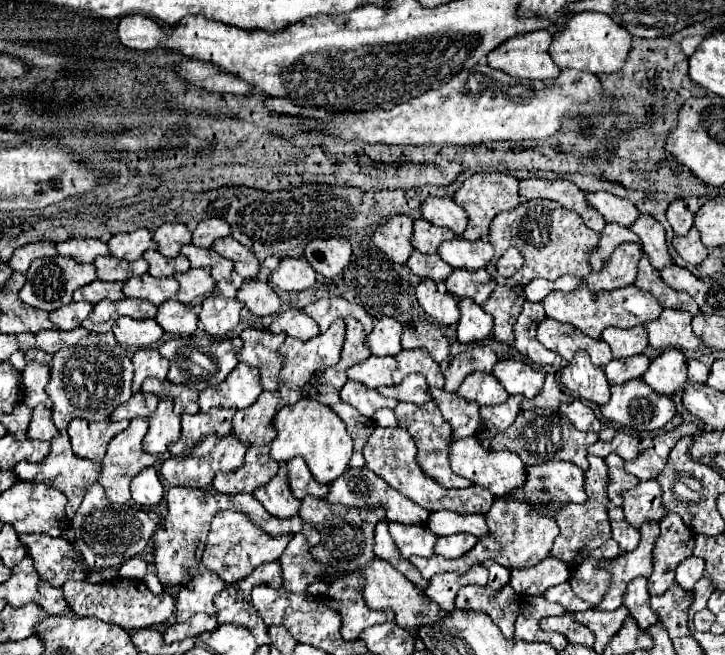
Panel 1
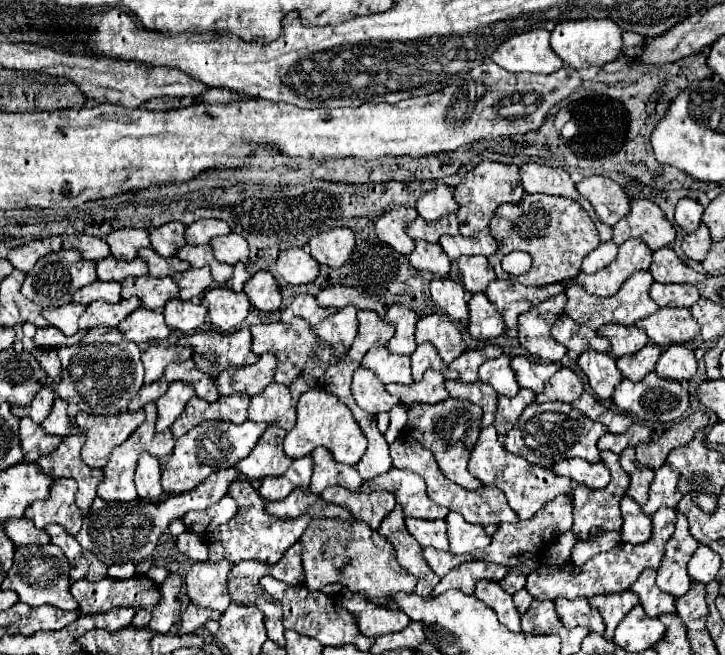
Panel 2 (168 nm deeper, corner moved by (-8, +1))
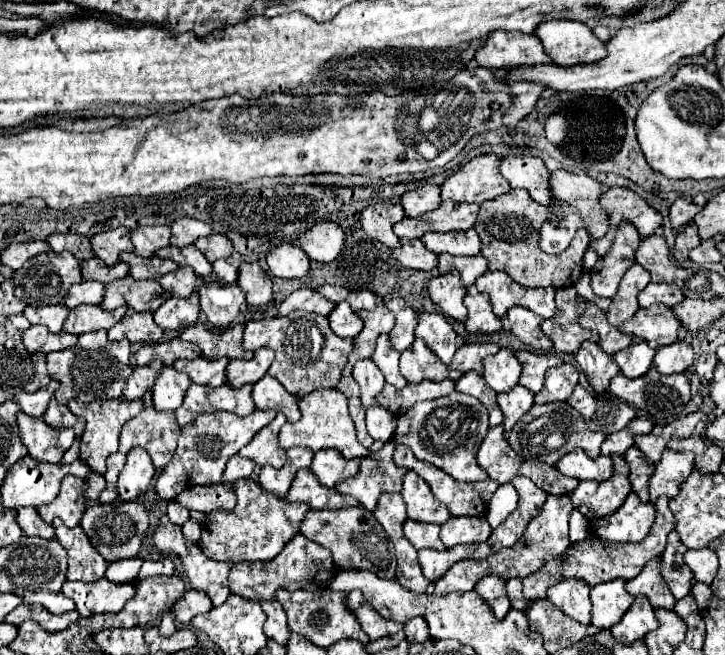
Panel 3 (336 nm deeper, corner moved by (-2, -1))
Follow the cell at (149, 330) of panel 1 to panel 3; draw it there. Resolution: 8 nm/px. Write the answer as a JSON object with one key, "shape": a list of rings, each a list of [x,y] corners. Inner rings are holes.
{"shape":[[[128,309],[126,315],[122,317],[122,321],[116,323],[116,325],[108,331],[108,339],[110,339],[110,341],[128,339],[130,343],[136,343],[136,341],[158,343],[160,337],[162,337],[162,333],[164,333],[164,331],[154,323],[152,313],[148,313],[148,311],[138,313],[138,311]]]}

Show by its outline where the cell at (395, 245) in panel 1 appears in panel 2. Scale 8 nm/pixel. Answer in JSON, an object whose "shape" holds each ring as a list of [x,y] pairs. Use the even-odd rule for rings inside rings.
{"shape":[[[396,207],[396,209],[384,213],[374,225],[378,239],[388,243],[400,255],[412,253],[414,239],[408,237],[406,227],[414,221],[416,215],[418,213],[414,207]]]}

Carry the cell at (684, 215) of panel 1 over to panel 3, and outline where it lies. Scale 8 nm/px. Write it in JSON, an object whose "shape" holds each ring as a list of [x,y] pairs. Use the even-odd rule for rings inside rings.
{"shape":[[[678,197],[672,207],[670,207],[670,223],[676,231],[684,231],[684,227],[694,219],[696,213],[700,213],[702,207],[694,205],[690,199],[686,197]]]}

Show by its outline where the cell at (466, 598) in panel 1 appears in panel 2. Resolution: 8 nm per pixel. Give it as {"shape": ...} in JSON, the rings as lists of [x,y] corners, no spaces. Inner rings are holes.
{"shape":[[[480,581],[476,585],[474,595],[484,601],[488,607],[492,607],[500,619],[502,625],[506,625],[510,631],[522,631],[520,627],[520,613],[512,601],[512,595],[508,595],[498,583],[494,581]]]}

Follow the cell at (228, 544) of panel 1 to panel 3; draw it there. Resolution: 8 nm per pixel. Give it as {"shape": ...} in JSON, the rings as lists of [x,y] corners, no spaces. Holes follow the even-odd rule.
{"shape":[[[238,479],[234,483],[238,503],[232,511],[214,511],[210,519],[202,523],[202,551],[214,561],[270,561],[274,559],[284,545],[298,533],[298,527],[308,513],[306,503],[286,503],[270,491],[262,491],[254,479]]]}

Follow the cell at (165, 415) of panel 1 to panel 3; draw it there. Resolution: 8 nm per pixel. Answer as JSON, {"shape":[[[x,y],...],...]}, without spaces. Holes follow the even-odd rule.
{"shape":[[[162,365],[162,371],[158,375],[158,383],[152,389],[154,407],[158,411],[166,411],[166,409],[176,411],[182,405],[184,393],[191,383],[186,373],[178,373],[174,367]]]}

